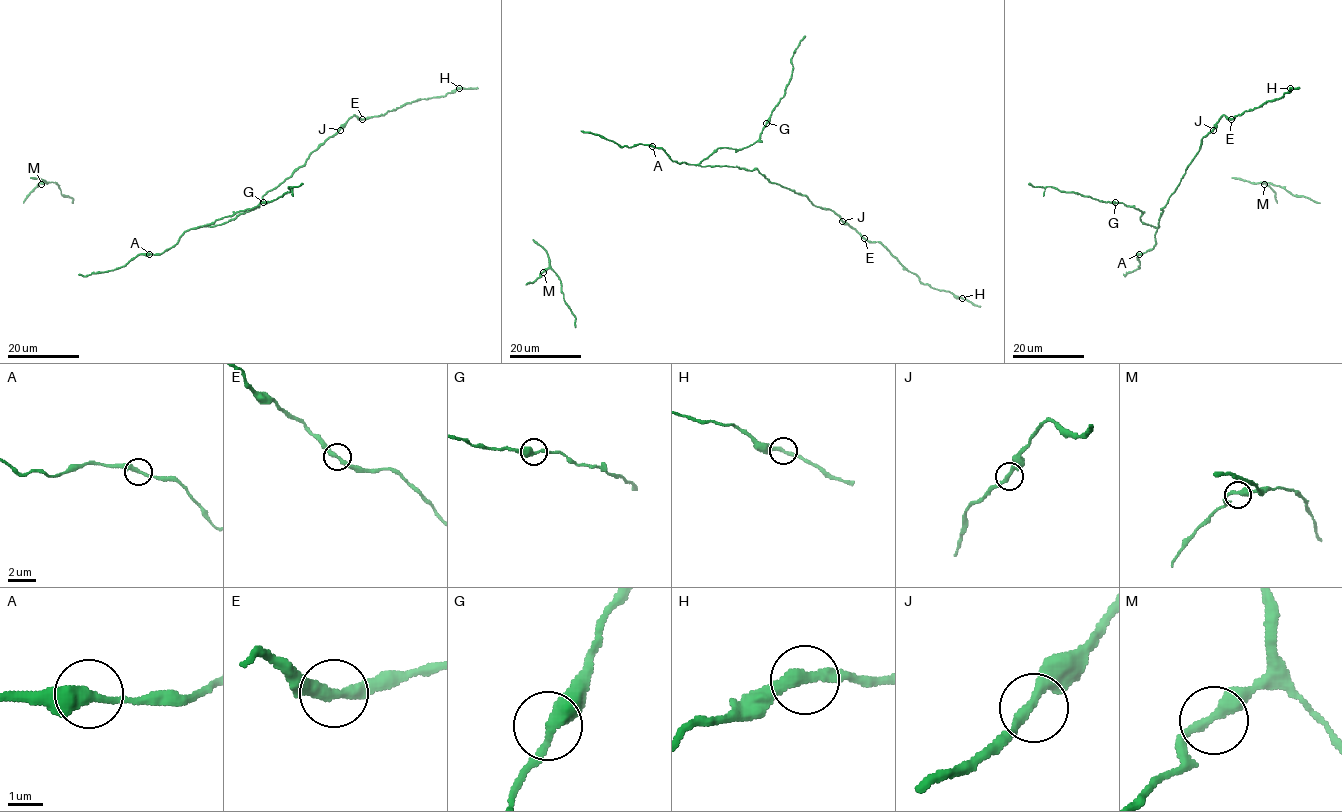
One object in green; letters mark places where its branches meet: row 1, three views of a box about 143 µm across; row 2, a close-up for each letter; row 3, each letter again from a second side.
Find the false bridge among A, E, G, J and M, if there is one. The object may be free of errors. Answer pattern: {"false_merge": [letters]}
{"false_merge": ["E"]}

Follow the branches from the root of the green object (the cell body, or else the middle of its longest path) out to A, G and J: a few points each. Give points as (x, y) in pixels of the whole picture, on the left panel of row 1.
A: (186, 231), (170, 248), (160, 254), (149, 254)
G: (186, 231), (263, 202)
J: (186, 231), (221, 225), (253, 210), (269, 191), (287, 179), (312, 152), (340, 130)

